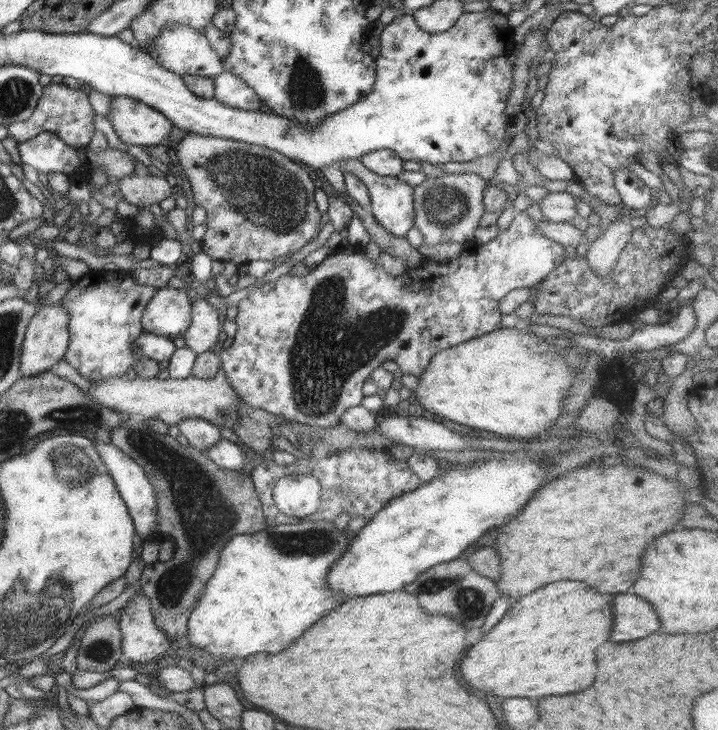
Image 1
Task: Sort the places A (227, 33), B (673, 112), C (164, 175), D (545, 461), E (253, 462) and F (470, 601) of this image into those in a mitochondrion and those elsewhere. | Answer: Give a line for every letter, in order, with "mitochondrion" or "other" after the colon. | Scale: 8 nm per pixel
A: other
B: other
C: other
D: other
E: other
F: mitochondrion

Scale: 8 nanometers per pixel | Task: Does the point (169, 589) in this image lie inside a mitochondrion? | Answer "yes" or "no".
yes

